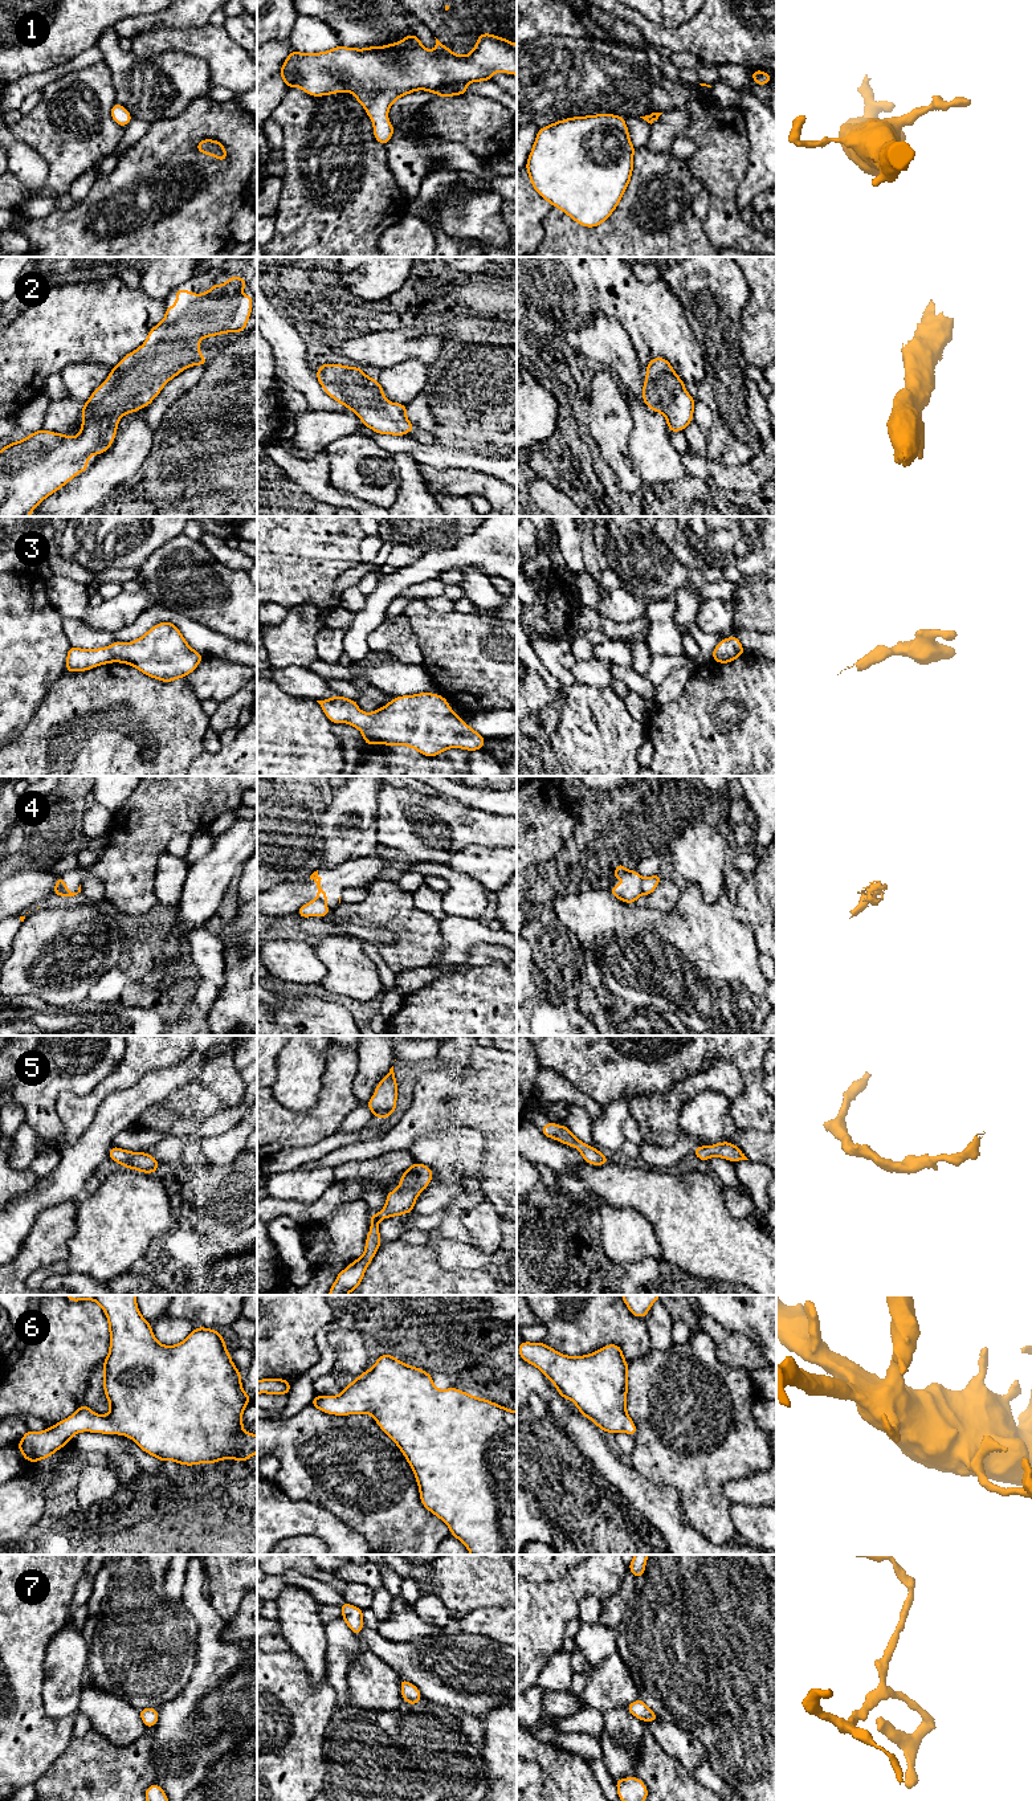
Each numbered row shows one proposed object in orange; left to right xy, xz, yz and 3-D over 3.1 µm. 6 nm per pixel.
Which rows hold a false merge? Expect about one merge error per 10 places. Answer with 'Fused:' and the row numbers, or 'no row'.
Fused: 4

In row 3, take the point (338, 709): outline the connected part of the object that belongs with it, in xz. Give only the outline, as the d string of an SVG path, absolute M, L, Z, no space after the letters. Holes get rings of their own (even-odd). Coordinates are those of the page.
M340 695L317 702L331 723L348 723L358 728L367 746L400 744L428 757L452 747L476 751L485 746L485 738L462 722L442 695L396 697L370 714L360 711L356 701Z

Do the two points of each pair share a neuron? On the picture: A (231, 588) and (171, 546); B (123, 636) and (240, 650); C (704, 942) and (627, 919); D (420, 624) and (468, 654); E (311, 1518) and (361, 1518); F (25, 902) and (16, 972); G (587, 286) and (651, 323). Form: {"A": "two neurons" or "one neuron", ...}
{"A": "one neuron", "B": "one neuron", "C": "one neuron", "D": "one neuron", "E": "two neurons", "F": "two neurons", "G": "one neuron"}

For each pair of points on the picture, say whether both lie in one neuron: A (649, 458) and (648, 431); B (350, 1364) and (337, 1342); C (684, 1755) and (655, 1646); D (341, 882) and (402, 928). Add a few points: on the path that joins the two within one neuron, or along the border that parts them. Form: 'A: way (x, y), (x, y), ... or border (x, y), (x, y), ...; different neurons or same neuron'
A: way (649, 452), (649, 437); same neuron
B: way (350, 1359), (350, 1355), (342, 1347); same neuron
C: border (659, 1716), (673, 1720), (701, 1743); different neurons
D: border (379, 878), (368, 886); different neurons

